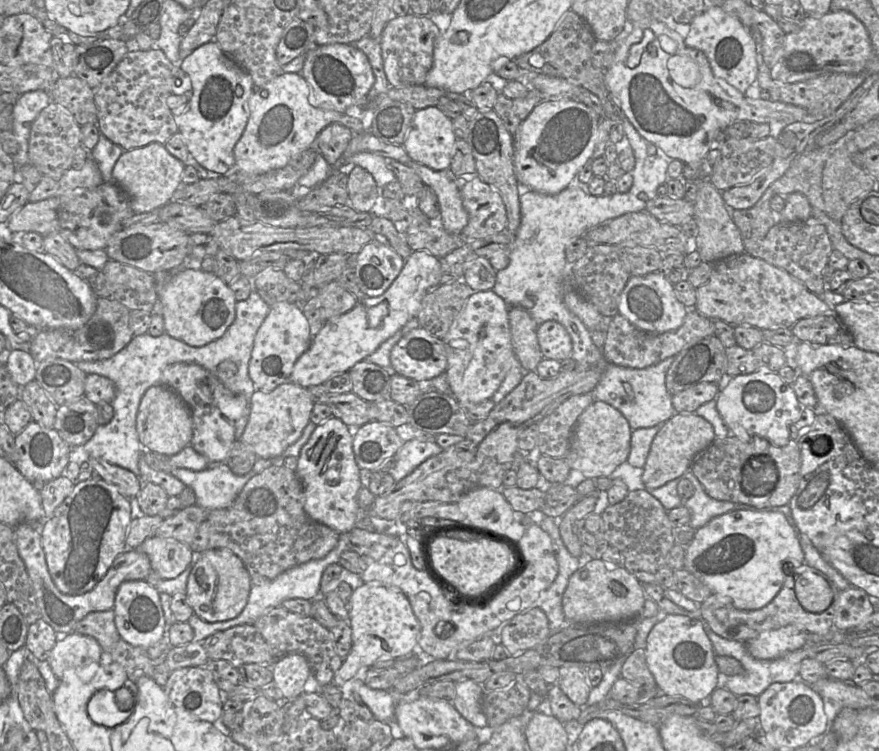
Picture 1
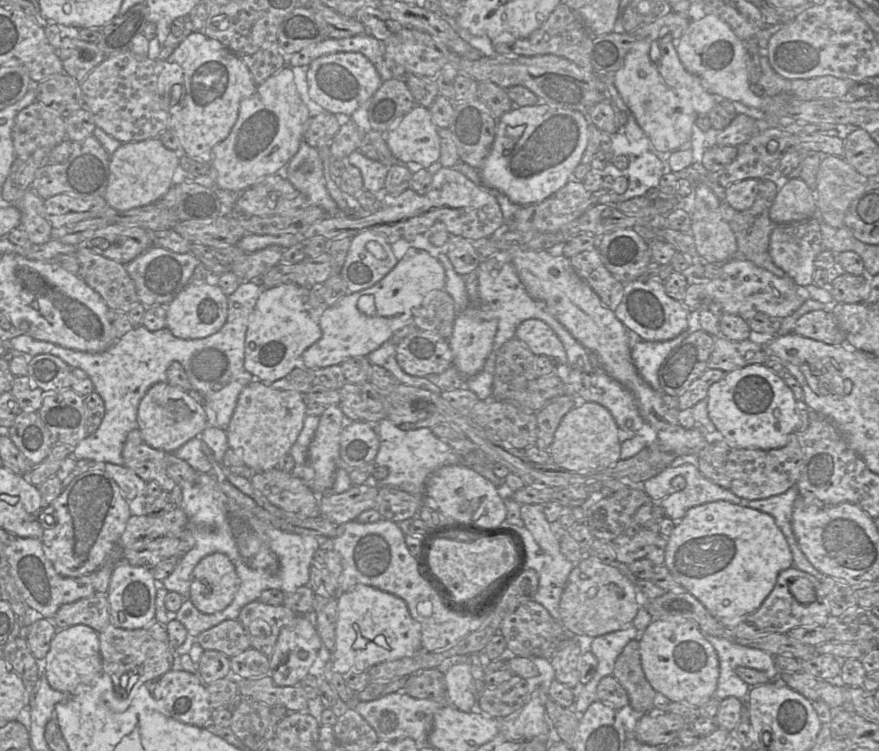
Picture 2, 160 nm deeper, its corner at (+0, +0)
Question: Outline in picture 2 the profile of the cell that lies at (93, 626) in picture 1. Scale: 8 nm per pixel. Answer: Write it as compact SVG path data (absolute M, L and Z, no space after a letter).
M96 594L62 605L51 620L56 628L84 624L100 633L110 623L106 594Z

